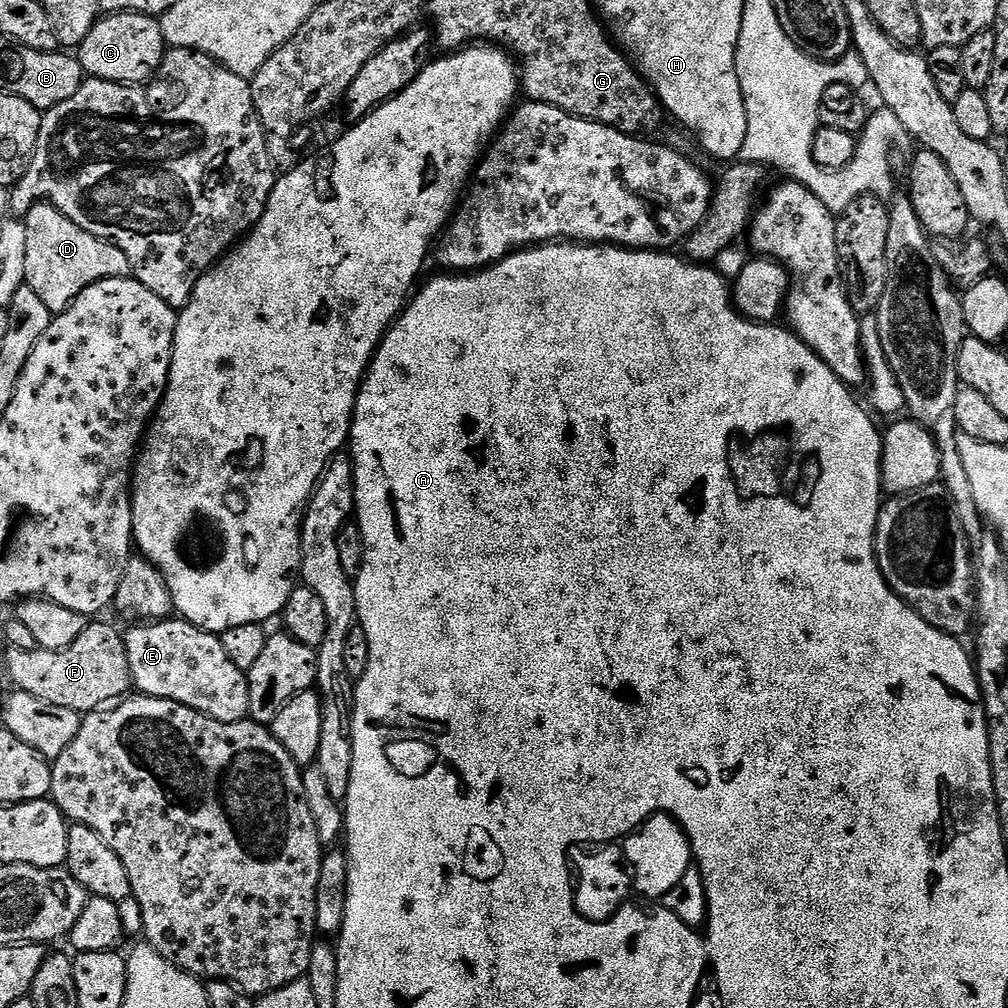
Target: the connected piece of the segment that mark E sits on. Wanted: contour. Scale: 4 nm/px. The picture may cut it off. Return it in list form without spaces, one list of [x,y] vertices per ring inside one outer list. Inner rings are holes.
[[[183,618],[140,622],[132,627],[136,628],[130,629],[129,632],[125,631],[123,638],[126,642],[126,658],[130,664],[132,687],[139,695],[190,706],[218,722],[238,722],[248,716],[252,697],[248,677],[245,672],[238,670],[238,666],[234,666],[230,654],[226,654],[226,646],[222,646],[217,633],[202,630]]]

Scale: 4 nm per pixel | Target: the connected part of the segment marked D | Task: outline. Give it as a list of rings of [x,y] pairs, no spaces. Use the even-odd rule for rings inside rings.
[[[50,203],[36,204],[23,217],[22,223],[26,234],[24,283],[38,293],[38,298],[42,298],[54,314],[63,312],[86,286],[131,273],[130,262],[118,246],[82,230],[82,226],[70,222],[66,214]]]

